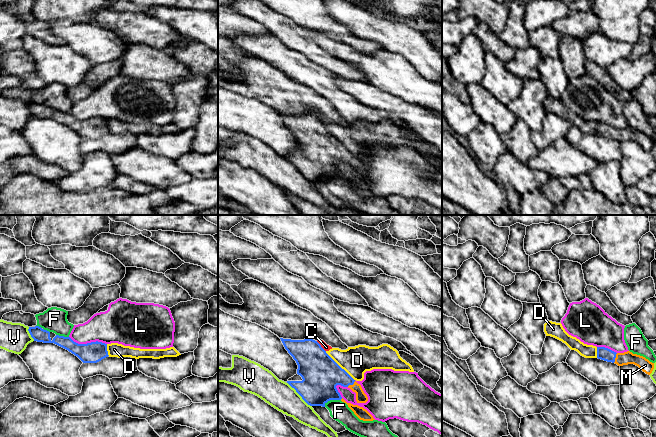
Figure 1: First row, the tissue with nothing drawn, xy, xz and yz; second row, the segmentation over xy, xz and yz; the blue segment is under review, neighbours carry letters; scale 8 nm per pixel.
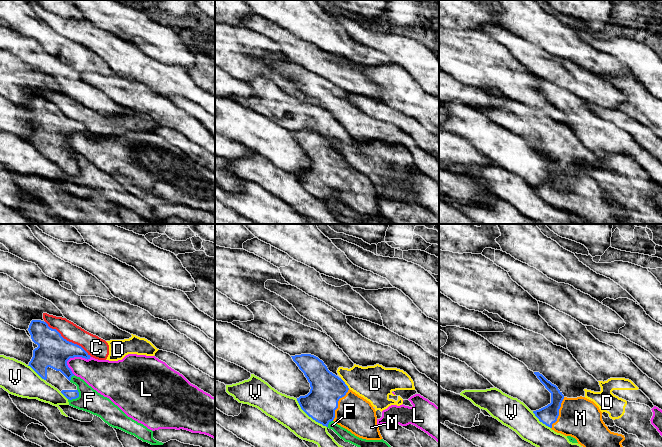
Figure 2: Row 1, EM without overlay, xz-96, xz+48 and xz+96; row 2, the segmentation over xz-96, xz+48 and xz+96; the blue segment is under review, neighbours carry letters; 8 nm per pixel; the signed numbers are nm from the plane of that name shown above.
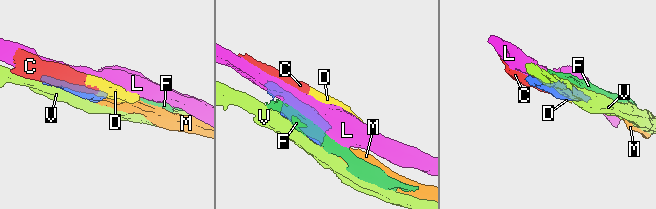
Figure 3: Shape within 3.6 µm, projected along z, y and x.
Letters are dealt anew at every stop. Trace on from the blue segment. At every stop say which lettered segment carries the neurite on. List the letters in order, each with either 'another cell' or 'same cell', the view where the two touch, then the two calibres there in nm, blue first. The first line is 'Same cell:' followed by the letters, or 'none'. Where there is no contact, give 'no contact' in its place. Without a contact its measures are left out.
Same cell: M
C: another cell; contact in xz; calibres 300 and 50 nm
D: another cell; contact in xz; calibres 300 and 220 nm
F: another cell; contact in xz; calibres 300 and 160 nm
L: another cell; contact in xy; calibres 170 and 280 nm
M: same cell; contact in yz; calibres 100 and 100 nm
V: another cell; contact in xz; calibres 300 and 220 nm

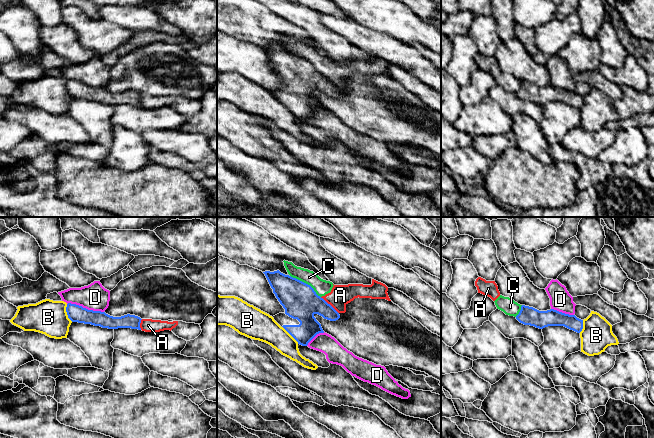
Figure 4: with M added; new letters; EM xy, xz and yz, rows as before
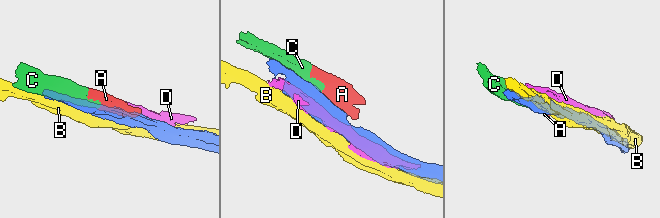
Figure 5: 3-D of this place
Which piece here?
Same cell: none
A: another cell; contact in xz; calibres 280 and 170 nm
B: another cell; contact in xy; calibres 140 and 280 nm
C: another cell; contact in xz; calibres 280 and 130 nm
D: another cell; contact in xy; calibres 140 and 220 nm

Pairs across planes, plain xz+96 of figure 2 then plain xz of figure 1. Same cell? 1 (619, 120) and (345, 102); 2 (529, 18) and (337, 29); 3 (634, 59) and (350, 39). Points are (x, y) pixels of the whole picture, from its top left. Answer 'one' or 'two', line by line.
1: two
2: one
3: two

